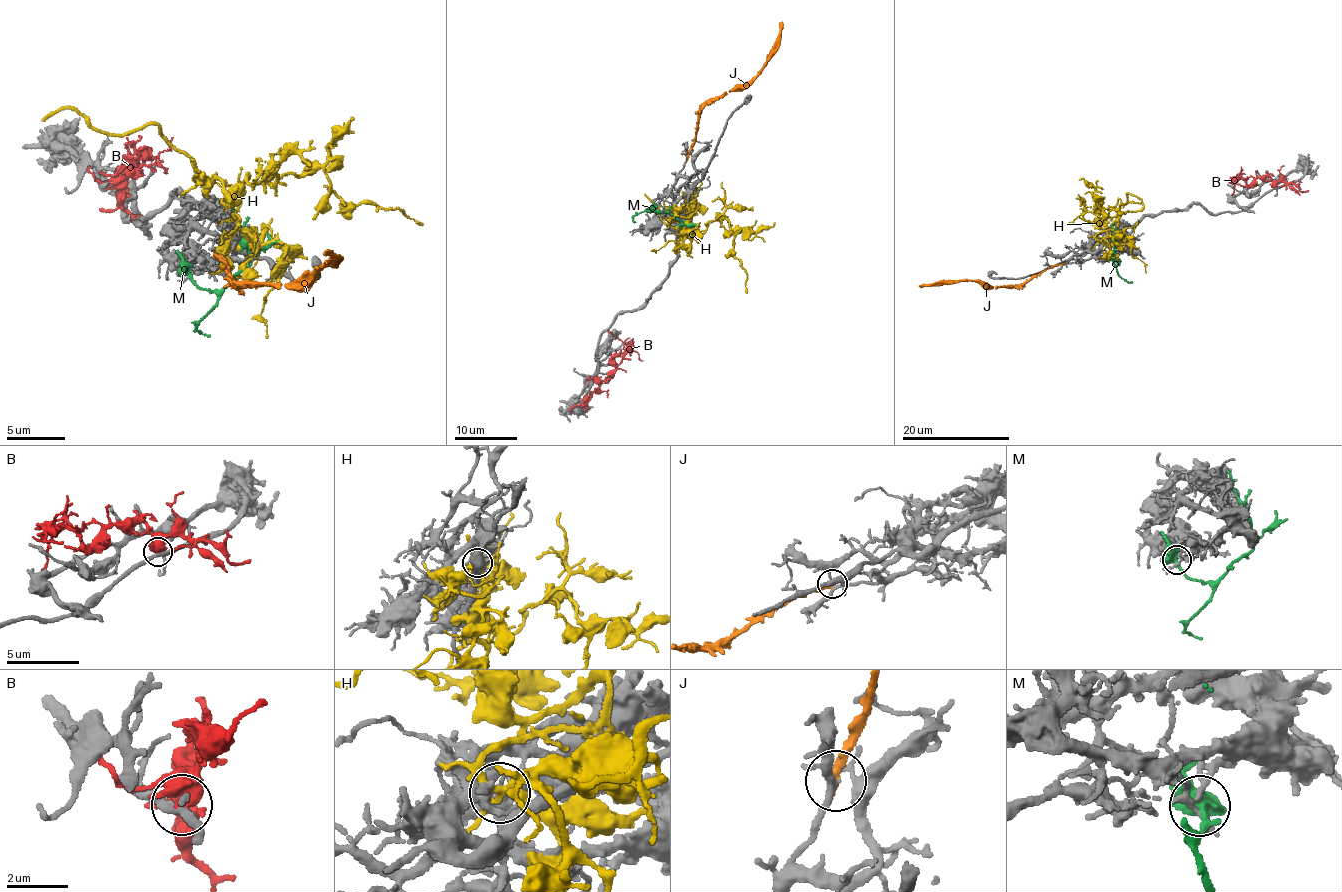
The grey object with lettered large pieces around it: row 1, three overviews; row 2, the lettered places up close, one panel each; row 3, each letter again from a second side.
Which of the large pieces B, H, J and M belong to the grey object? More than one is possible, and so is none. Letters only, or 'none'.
none

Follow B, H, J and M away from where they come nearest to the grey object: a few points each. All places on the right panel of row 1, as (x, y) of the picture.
B: (1274, 188), (1269, 180), (1257, 179), (1250, 185), (1240, 180), (1236, 181), (1232, 194)
H: (1098, 241), (1095, 235), (1116, 228), (1118, 216), (1093, 212), (1095, 202), (1102, 208), (1140, 203)
J: (1062, 263), (1051, 265), (1013, 287), (995, 288), (979, 281), (961, 280), (919, 286)
M: (1117, 260), (1116, 266), (1113, 264), (1116, 233), (1112, 223)

